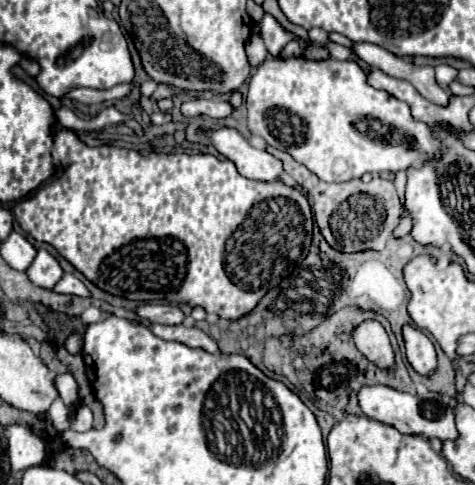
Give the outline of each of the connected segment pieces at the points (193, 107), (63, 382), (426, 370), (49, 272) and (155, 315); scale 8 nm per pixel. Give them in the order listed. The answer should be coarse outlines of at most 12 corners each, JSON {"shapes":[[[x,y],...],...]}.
{"shapes":[[[212,94],[182,102],[184,118],[226,118],[232,106]],[[68,372],[54,374],[58,396],[68,408],[76,406],[78,386]],[[404,326],[408,362],[420,374],[436,368],[434,344]],[[40,248],[26,274],[36,286],[50,290],[62,268]],[[142,304],[136,312],[148,322],[182,324],[178,306]]]}

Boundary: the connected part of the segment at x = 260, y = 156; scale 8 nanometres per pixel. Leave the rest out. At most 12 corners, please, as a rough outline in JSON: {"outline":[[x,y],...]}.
{"outline":[[234,128],[210,130],[212,146],[252,180],[284,170]]}

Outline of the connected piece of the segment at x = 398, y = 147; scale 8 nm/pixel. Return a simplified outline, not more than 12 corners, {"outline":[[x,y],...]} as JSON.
{"outline":[[266,58],[248,130],[324,182],[440,140],[354,60]]}

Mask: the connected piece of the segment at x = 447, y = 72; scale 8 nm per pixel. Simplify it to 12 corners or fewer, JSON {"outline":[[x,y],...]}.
{"outline":[[436,66],[436,82],[448,90],[456,78],[450,66]]}

